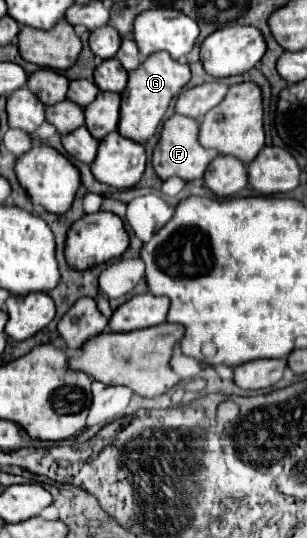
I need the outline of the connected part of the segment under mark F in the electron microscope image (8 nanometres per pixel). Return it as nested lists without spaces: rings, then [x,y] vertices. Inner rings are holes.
[[[173,114],[169,120],[165,120],[165,124],[159,132],[159,142],[153,150],[153,170],[161,180],[167,180],[171,176],[179,176],[185,182],[203,178],[209,162],[217,156],[217,152],[205,150],[197,140],[197,132],[199,132],[199,122],[193,118]]]

